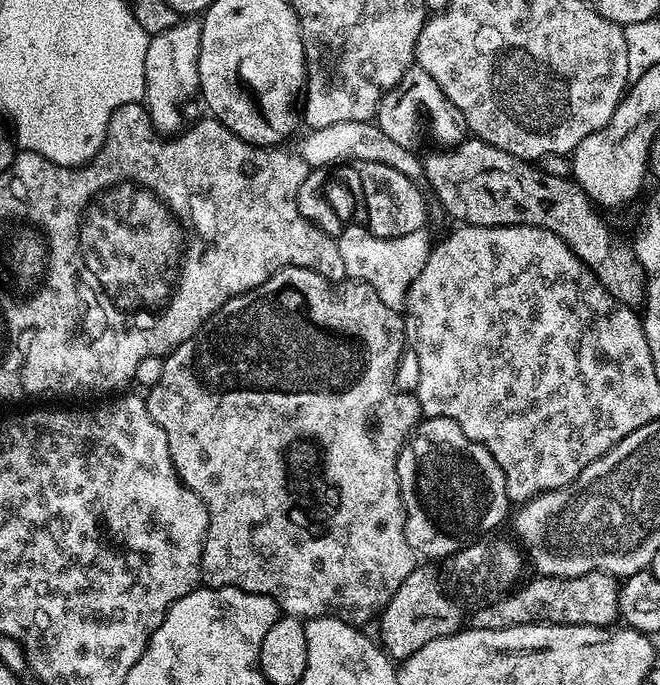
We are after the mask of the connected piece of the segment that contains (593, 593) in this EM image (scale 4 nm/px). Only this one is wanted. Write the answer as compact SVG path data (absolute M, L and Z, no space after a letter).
M591 572L574 578L537 575L535 579L529 584L521 583L494 603L475 609L471 613L471 627L502 630L523 624L581 624L607 628L617 623L620 615L620 584L617 577L605 572Z

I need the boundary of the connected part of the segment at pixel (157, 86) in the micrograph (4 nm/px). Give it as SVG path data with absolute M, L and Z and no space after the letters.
M196 20L181 21L165 33L149 39L143 103L147 107L152 125L155 126L157 132L176 134L185 127L184 103L200 91L200 79L198 78L198 54L200 53L201 26Z

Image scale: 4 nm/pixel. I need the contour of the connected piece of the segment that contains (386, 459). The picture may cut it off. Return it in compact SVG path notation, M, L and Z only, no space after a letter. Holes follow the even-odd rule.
M289 266L283 268L280 272L274 273L270 279L259 284L254 290L238 294L230 302L223 304L189 340L183 340L174 351L169 352L164 357L162 378L158 378L158 382L153 388L147 389L146 403L150 418L154 418L154 422L158 422L158 426L162 426L162 430L166 434L166 442L170 446L170 458L177 474L180 475L180 481L190 490L194 490L194 494L198 494L198 498L202 498L202 502L208 507L208 533L204 539L202 562L200 563L200 582L203 587L241 588L247 592L270 597L271 600L276 601L281 613L289 616L299 616L301 618L339 616L348 624L364 626L367 620L375 621L379 617L385 606L390 602L390 598L394 598L398 586L402 586L402 582L406 582L406 578L410 578L410 574L418 566L418 557L416 551L410 546L410 542L406 542L404 503L402 502L396 467L398 466L400 451L404 449L408 437L412 435L416 425L420 423L422 413L420 404L411 391L399 392L396 389L396 371L400 368L400 355L404 352L404 324L406 328L405 317L399 312L390 310L390 306L386 306L386 302L382 302L382 298L369 284L361 284L349 279L345 279L343 282L333 282L327 280L322 274L315 272L313 268L293 268ZM332 592L340 592L340 600L338 597L332 596Z

